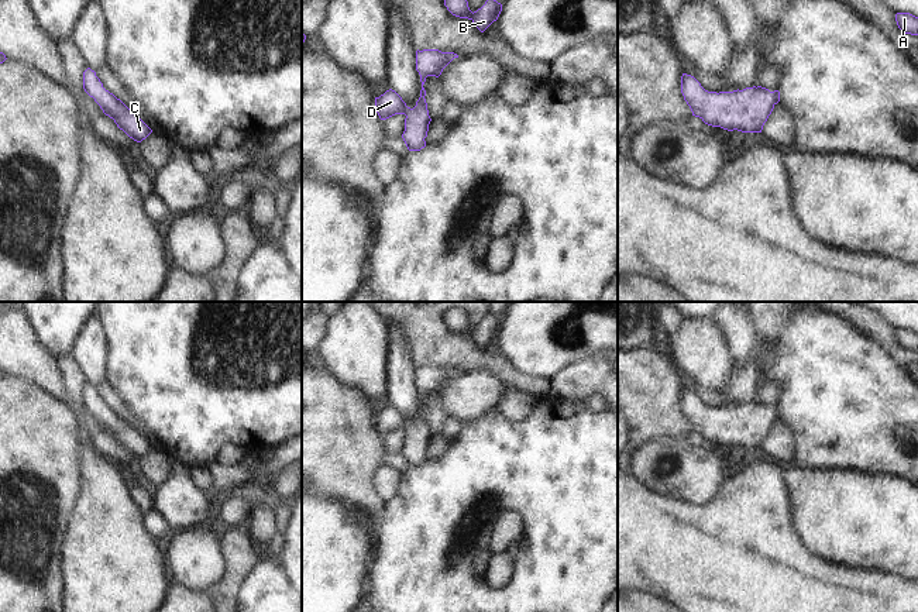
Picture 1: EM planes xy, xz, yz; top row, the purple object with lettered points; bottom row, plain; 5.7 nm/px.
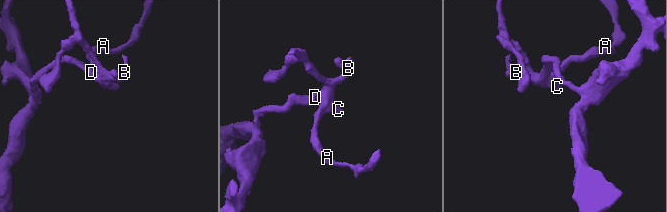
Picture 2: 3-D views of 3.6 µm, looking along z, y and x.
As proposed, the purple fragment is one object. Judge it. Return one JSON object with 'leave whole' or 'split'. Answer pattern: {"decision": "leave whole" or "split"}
{"decision": "leave whole"}

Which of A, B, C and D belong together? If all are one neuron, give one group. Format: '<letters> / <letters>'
A B C D

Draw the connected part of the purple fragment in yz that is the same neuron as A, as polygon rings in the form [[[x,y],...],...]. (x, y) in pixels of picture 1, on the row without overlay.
[[[897,329],[895,337],[898,344],[911,351],[918,351],[918,333],[910,330],[910,329]]]

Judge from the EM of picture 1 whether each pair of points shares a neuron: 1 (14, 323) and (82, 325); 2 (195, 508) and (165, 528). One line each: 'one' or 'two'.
1: two
2: two

